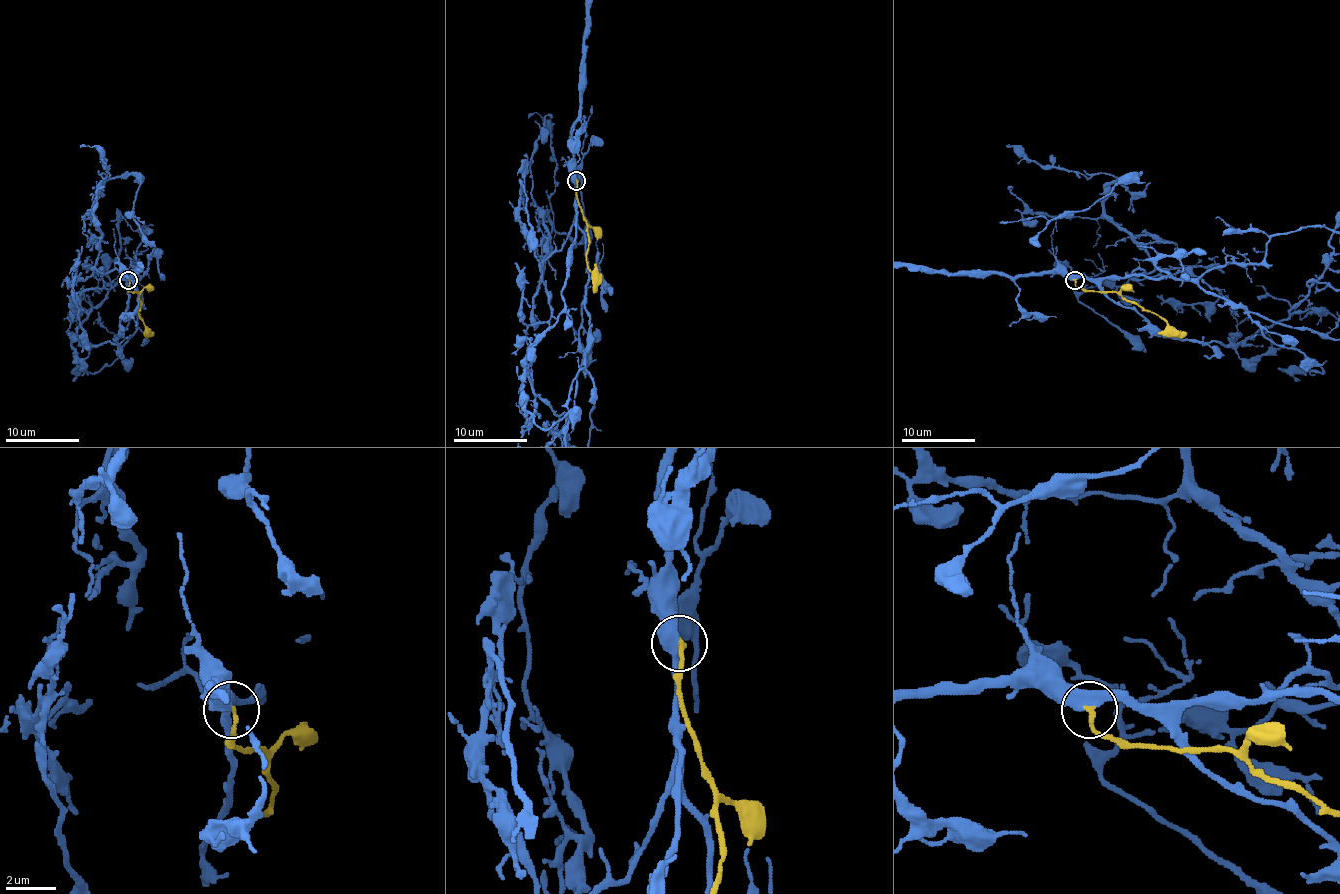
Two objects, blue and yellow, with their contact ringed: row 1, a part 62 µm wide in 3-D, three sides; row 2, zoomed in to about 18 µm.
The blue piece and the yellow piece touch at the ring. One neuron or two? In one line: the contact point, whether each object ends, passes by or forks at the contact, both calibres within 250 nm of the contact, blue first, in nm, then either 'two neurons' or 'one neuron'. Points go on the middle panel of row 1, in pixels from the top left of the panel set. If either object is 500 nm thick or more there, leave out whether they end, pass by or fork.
(576, 180) | blue passes by | yellow ends | 480/170 nm | one neuron

